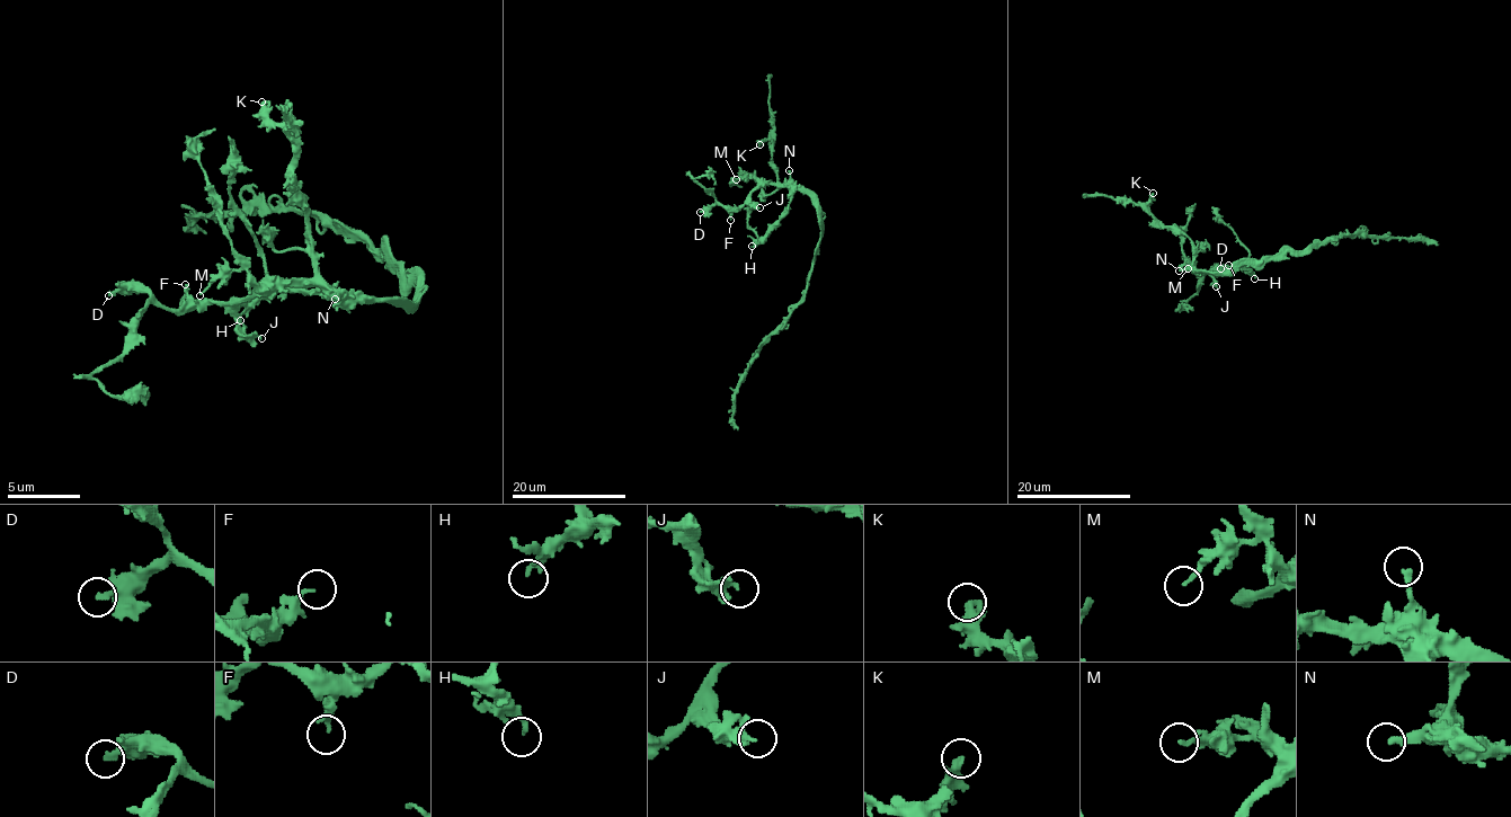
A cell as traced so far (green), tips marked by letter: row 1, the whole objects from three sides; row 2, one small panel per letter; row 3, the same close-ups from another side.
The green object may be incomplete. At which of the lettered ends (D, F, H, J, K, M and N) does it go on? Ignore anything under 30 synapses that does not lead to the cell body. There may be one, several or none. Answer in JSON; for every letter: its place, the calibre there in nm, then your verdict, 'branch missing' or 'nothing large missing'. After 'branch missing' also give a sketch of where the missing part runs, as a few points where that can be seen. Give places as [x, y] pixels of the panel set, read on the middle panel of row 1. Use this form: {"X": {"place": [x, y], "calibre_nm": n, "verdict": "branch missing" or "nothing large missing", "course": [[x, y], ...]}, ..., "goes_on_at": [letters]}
{"D": {"place": [700, 212], "calibre_nm": 190, "verdict": "nothing large missing"}, "F": {"place": [730, 220], "calibre_nm": 160, "verdict": "nothing large missing"}, "H": {"place": [752, 246], "calibre_nm": 200, "verdict": "nothing large missing"}, "J": {"place": [760, 207], "calibre_nm": 240, "verdict": "nothing large missing"}, "K": {"place": [760, 144], "calibre_nm": 280, "verdict": "nothing large missing"}, "M": {"place": [736, 179], "calibre_nm": 150, "verdict": "nothing large missing"}, "N": {"place": [789, 170], "calibre_nm": 240, "verdict": "branch missing", "course": [[789, 170], [789, 160], [805, 131], [805, 122], [818, 103], [820, 64], [824, 56]]}, "goes_on_at": ["N"]}

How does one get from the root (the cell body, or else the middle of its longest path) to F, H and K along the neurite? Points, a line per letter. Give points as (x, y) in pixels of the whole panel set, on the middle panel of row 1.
F: (820, 236), (820, 207), (806, 193), (781, 185), (760, 185), (731, 213), (730, 220)
H: (820, 236), (820, 207), (806, 193), (796, 191), (787, 212), (752, 246)
K: (820, 236), (820, 207), (806, 193), (779, 181), (771, 161), (773, 142), (764, 140), (760, 144)

